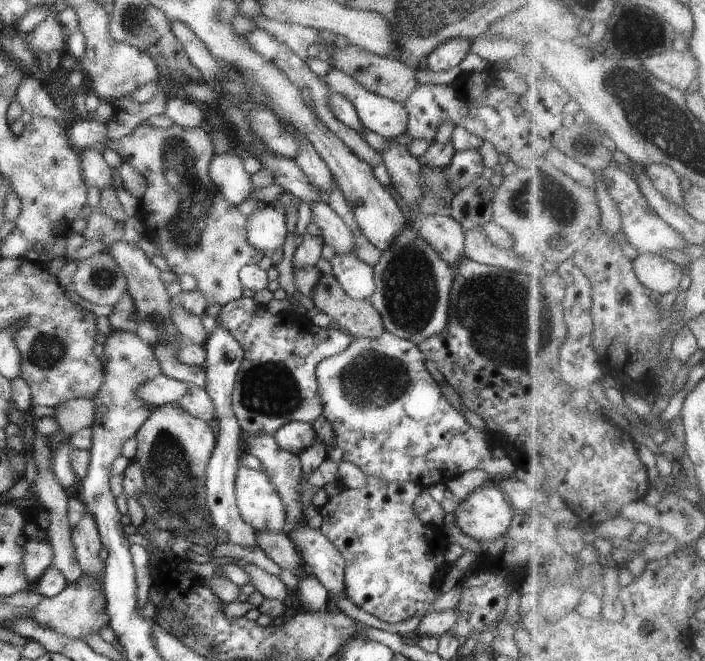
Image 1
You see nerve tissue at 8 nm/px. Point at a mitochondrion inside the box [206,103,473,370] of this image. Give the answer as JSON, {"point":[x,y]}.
{"point":[410,292]}

